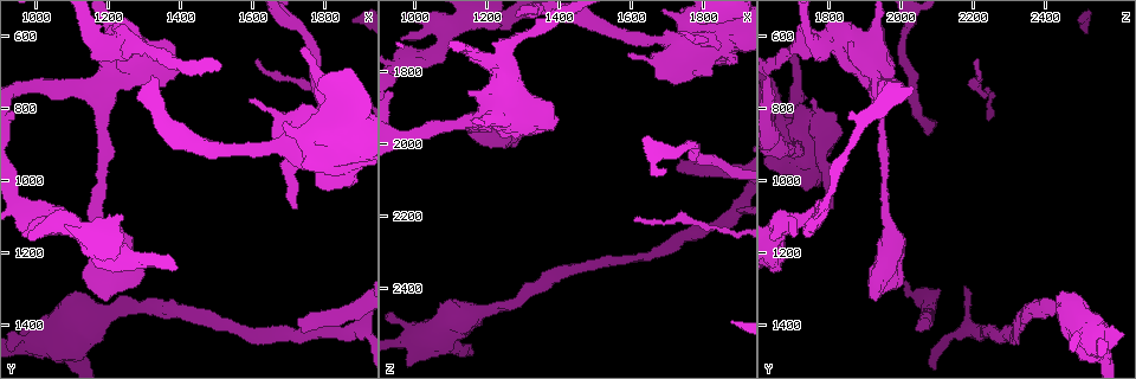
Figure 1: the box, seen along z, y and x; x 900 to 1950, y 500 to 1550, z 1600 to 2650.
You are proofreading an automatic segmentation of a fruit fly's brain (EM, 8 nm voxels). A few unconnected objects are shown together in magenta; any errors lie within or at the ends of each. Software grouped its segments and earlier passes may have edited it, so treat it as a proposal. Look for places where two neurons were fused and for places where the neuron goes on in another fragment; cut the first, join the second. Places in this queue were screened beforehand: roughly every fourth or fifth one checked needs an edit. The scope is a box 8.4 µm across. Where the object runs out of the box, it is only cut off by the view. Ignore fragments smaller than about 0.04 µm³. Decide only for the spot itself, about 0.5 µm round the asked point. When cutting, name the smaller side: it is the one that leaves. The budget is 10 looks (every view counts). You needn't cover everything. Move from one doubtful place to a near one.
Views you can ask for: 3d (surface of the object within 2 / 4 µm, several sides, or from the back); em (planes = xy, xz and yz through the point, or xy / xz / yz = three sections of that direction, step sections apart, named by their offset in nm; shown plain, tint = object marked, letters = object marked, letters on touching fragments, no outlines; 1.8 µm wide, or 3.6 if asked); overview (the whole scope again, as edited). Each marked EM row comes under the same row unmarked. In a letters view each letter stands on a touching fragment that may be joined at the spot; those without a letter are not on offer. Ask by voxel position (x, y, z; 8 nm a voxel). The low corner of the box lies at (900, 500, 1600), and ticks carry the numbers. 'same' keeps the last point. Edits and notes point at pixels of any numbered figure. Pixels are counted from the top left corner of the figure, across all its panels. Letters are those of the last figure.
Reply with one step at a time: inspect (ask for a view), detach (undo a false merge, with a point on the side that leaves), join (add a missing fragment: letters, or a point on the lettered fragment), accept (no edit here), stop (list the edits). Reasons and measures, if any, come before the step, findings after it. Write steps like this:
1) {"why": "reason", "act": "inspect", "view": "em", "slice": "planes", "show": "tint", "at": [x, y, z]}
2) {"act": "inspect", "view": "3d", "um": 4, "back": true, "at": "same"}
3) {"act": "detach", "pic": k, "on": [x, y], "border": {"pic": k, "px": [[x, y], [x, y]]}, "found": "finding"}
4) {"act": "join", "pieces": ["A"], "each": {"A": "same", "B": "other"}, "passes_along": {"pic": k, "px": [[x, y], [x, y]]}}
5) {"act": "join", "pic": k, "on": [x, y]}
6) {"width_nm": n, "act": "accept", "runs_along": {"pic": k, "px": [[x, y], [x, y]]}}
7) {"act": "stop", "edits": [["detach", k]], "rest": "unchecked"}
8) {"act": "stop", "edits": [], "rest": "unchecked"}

{"why": "branch stops here", "act": "inspect", "view": "em", "um": 3.6, "slice": "xy", "step": 8, "show": "letters", "at": [1190, 595, 1855]}

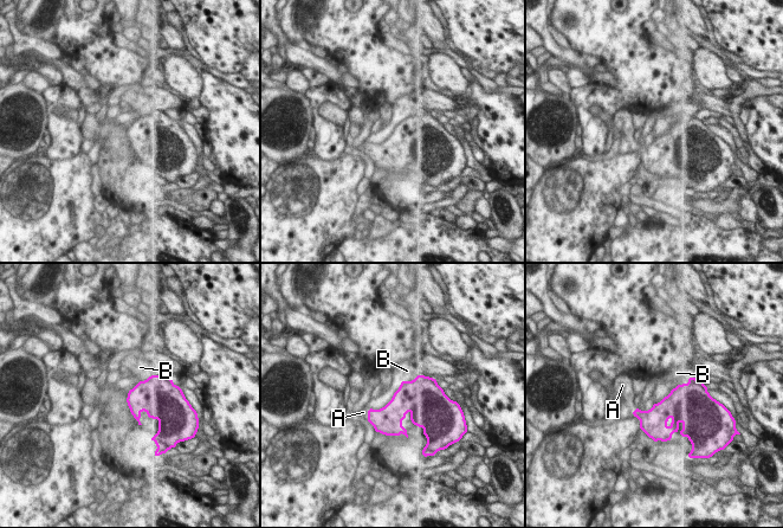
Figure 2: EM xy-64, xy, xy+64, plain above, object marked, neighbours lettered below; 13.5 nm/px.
{"act": "join", "pieces": ["A"], "each": {"A": "same", "B": "other"}, "found": "it goes on there"}

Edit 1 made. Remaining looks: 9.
{"why": "three arms meet", "act": "inspect", "view": "3d", "um": 4, "at": [1735, 570, 2025]}

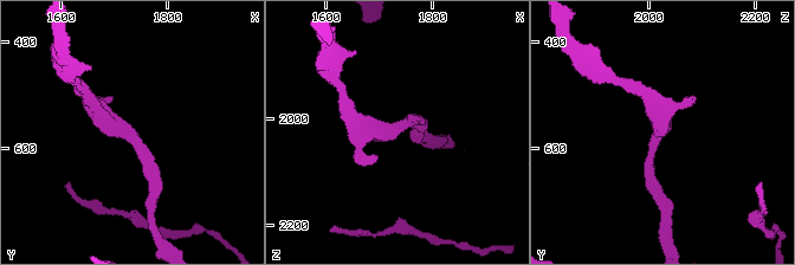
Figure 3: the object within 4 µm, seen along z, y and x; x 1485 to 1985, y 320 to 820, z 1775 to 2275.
{"arms": 3, "arm_widths_nm": [200, 200, 220], "act": "inspect", "view": "em", "slice": "planes", "show": "letters", "at": [1730, 570, 2015]}

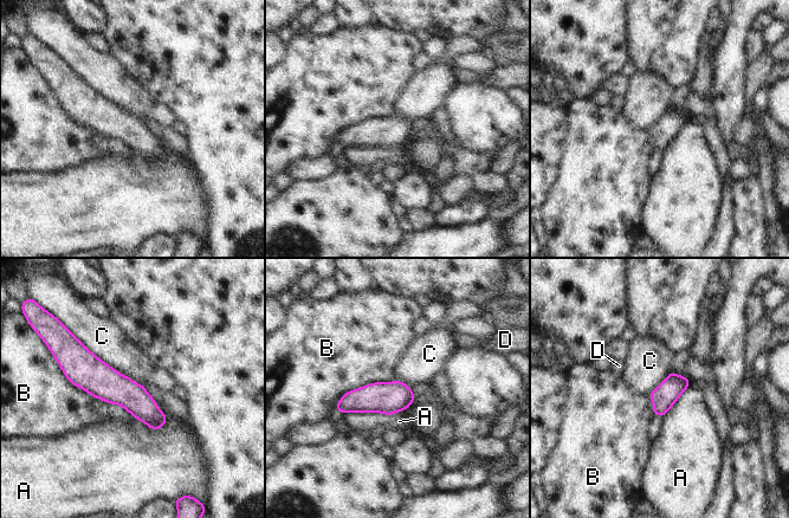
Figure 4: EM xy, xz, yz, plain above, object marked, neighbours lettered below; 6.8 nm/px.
{"width_nm": 170, "act": "accept", "each": {"A": "other", "B": "other", "C": "other", "D": "other"}, "border": {"pic": 4, "px": [[73, 334], [99, 358], [143, 386]]}, "found": "all the same neuron"}

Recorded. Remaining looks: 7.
{"why": "free end", "act": "inspect", "view": "em", "slice": "xy", "step": 8, "show": "tint", "at": [1720, 1075, 1805]}

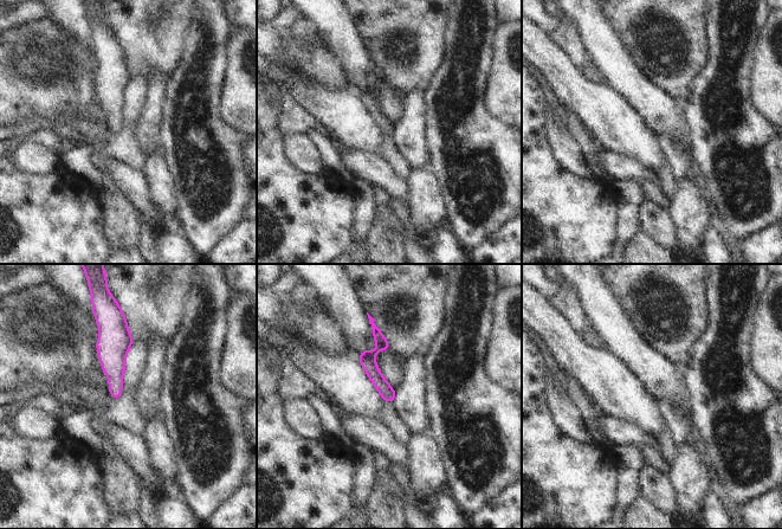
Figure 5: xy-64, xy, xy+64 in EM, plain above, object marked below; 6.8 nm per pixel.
{"act": "inspect", "view": "em", "slice": "planes", "show": "letters", "at": "same"}

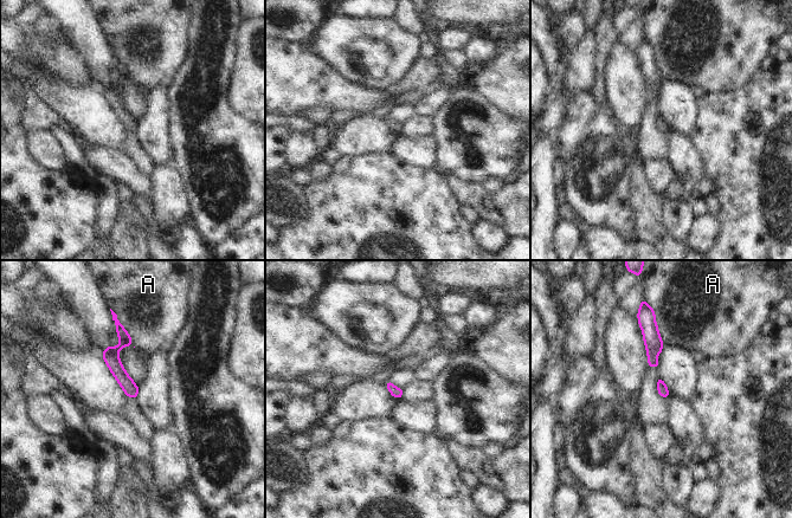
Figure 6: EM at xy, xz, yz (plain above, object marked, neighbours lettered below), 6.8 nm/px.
{"longest_contact_nm": ["A", 280], "act": "accept", "each": {"A": "other"}, "found": "none of them fits"}

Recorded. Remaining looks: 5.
{"why": "an open end", "act": "inspect", "view": "3d", "um": 4, "at": [1725, 645, 1690]}

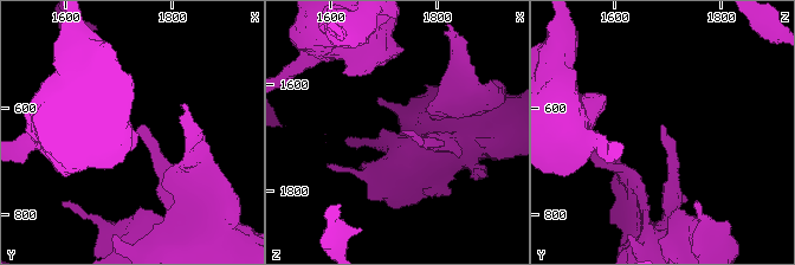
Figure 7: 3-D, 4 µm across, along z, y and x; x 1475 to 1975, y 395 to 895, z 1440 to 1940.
{"why": "need the tissue", "act": "inspect", "view": "em", "slice": "planes", "show": "letters", "at": [1730, 640, 1690]}

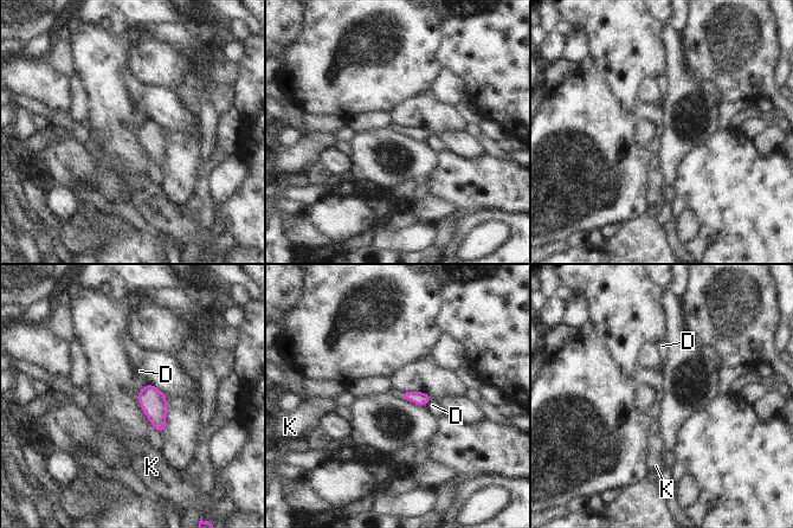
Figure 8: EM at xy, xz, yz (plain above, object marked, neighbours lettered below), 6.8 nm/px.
{"act": "accept", "each": {"D": "other", "K": "other"}, "border": {"pic": 8, "px": [[431, 398], [424, 405]]}, "found": "none of them fits"}

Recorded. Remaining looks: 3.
{"why": "long arm stops here", "act": "inspect", "view": "em", "slice": "xz", "step": 4, "show": "letters", "at": [1745, 1415, 2035]}

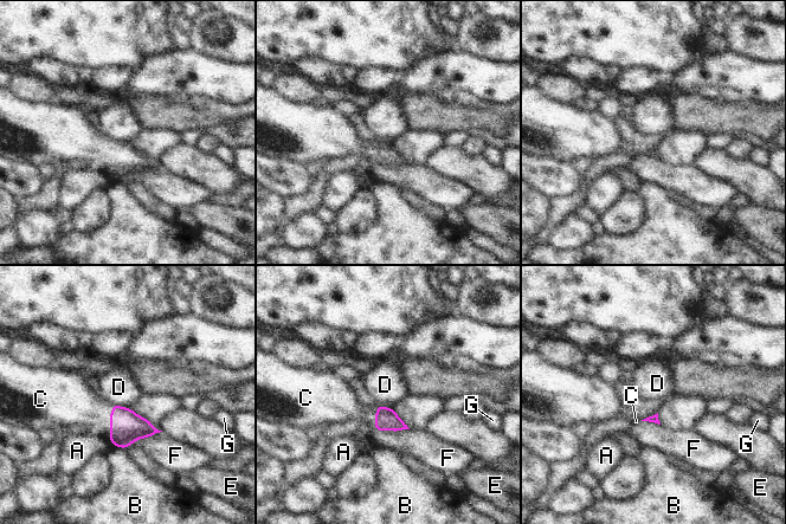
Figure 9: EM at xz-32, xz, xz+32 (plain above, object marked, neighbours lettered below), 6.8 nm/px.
{"why": "cut it another way", "act": "inspect", "view": "em", "slice": "planes", "show": "letters", "at": "same"}

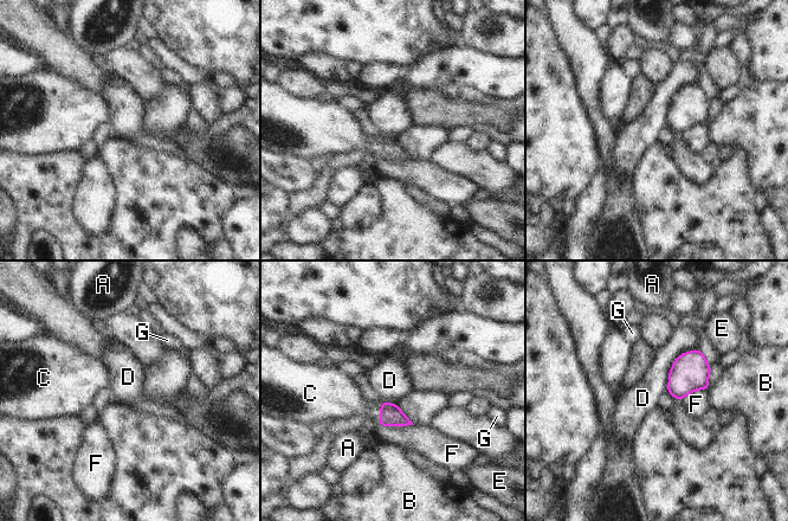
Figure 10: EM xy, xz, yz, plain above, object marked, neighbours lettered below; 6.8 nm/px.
{"act": "join", "pieces": ["C"], "each": {"A": "other", "B": "other", "C": "same", "D": "other", "E": "other", "F": "other", "G": "other"}, "passes_along": {"pic": 10, "px": [[391, 415], [380, 413], [346, 400]]}, "found": "the neuron continues"}

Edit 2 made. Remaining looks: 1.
{"act": "stop", "edits": [["join", 2], ["join", 10]], "rest": "unchecked"}

